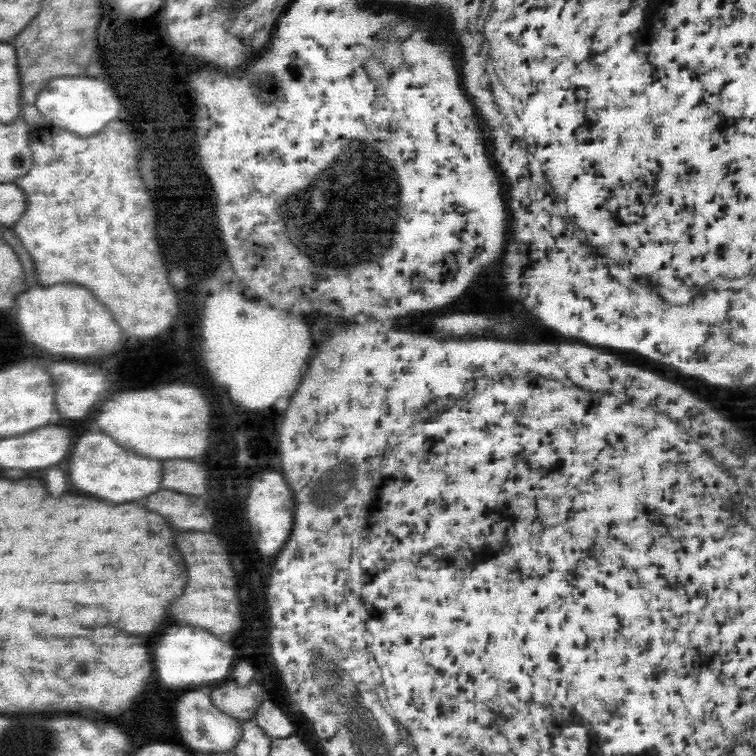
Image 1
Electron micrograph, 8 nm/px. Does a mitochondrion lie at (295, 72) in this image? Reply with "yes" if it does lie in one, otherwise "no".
no

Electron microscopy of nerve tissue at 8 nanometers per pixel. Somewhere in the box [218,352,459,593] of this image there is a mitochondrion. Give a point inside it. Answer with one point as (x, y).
(328, 498)

